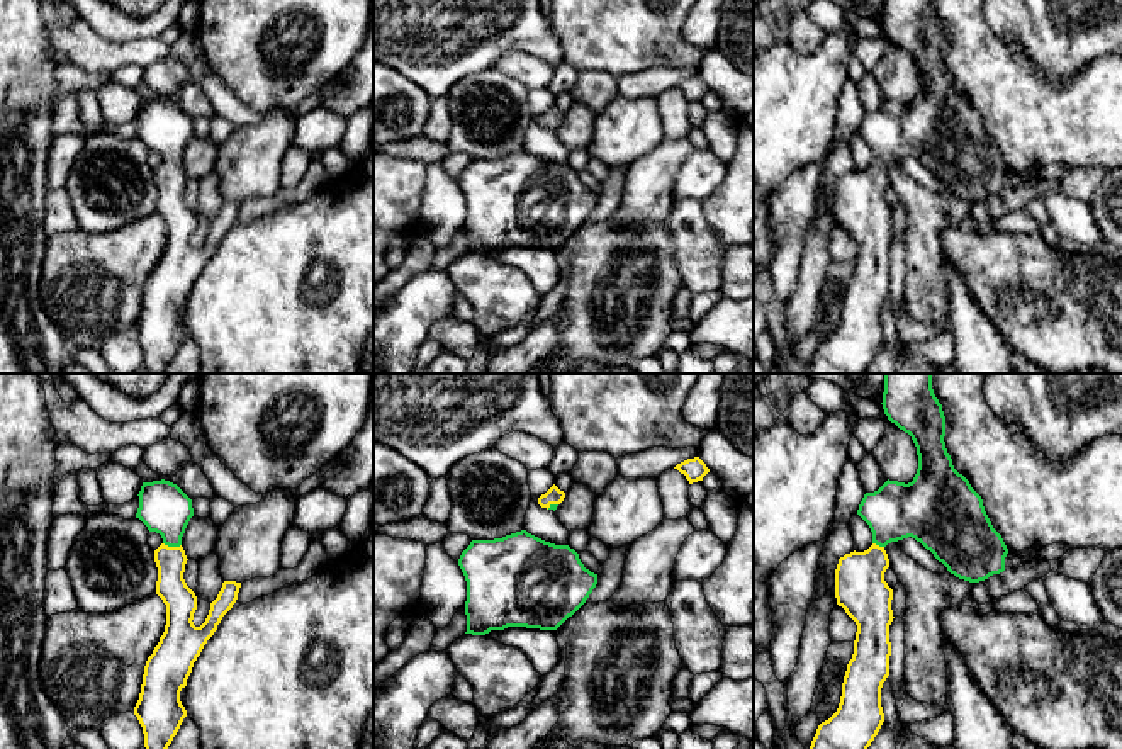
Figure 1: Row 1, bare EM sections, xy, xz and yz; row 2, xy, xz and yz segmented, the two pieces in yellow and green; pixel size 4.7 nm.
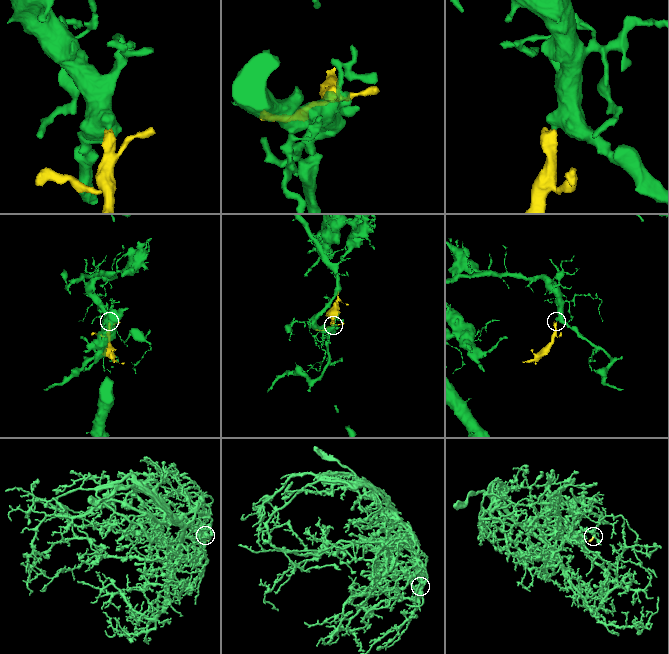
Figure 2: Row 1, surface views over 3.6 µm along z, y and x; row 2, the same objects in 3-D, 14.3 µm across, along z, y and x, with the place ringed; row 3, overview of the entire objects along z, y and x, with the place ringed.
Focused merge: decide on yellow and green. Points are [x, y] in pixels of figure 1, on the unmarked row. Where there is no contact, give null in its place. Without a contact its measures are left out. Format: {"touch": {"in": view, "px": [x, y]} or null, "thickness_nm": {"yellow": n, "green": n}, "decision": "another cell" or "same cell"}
{"touch": {"in": "xy", "px": [172, 167]}, "thickness_nm": {"yellow": 140, "green": 240}, "decision": "same cell"}

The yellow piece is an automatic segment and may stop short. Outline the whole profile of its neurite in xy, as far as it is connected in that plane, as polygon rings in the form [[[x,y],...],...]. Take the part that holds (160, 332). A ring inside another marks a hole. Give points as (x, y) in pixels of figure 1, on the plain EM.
[[[165,99],[143,102],[137,115],[139,127],[136,138],[139,138],[149,151],[156,151],[163,158],[163,163],[154,170],[154,182],[158,187],[156,214],[166,224],[166,245],[158,265],[146,280],[134,335],[143,346],[146,370],[149,374],[163,374],[187,336],[187,329],[180,321],[180,311],[187,306],[194,282],[200,275],[204,265],[217,250],[222,236],[236,222],[241,202],[224,200],[217,217],[210,222],[205,241],[195,246],[192,239],[197,229],[197,216],[183,199],[188,178],[182,166],[182,156],[194,136],[192,119],[177,104]]]

